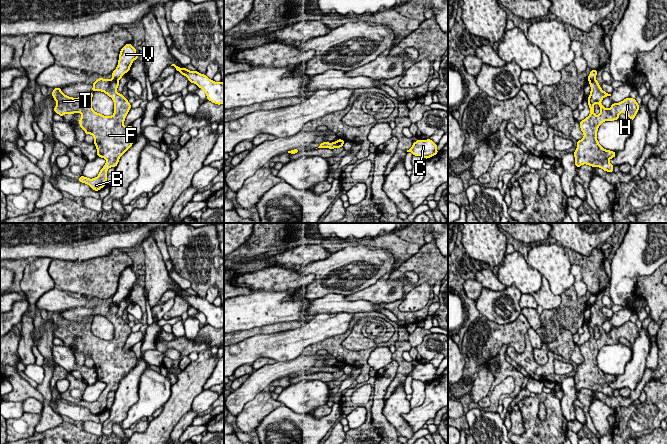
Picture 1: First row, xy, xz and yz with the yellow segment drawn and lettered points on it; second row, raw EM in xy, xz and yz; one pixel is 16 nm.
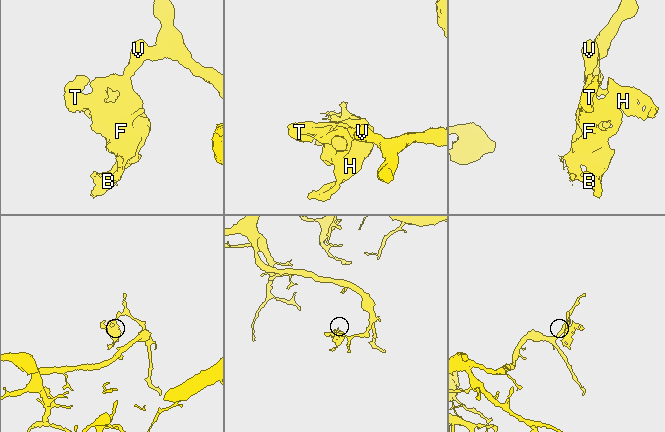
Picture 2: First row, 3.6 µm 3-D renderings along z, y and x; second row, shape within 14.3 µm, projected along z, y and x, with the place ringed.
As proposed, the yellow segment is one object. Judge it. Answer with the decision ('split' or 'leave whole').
split

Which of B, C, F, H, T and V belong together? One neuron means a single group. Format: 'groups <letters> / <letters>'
groups B F H T / C V

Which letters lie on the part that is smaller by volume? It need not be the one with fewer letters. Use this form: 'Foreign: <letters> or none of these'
Foreign: B, F, H, T

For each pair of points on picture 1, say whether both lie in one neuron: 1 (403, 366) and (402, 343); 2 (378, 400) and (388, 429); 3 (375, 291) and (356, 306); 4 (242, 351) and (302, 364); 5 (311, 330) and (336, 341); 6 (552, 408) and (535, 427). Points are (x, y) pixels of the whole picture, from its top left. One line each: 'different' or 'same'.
1: same
2: same
3: different
4: different
5: different
6: same

